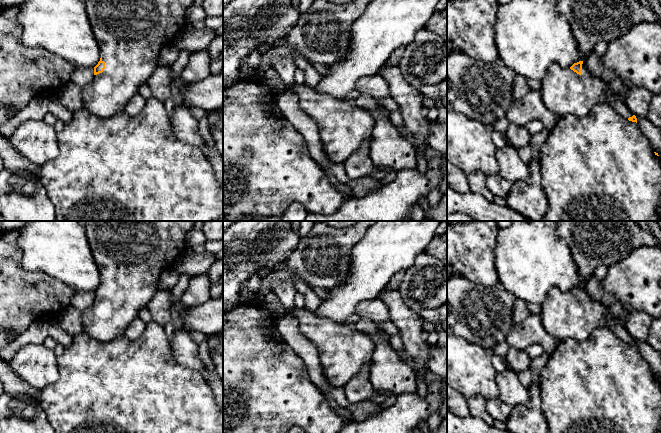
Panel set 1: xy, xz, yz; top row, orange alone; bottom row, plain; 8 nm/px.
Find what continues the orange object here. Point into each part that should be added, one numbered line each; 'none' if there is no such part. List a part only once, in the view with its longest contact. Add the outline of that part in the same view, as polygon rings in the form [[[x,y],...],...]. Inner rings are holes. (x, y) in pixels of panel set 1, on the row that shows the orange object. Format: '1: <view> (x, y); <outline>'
1: xy (131, 33); [[[85,0],[92,32],[99,44],[105,69],[82,87],[84,108],[92,114],[107,118],[125,109],[132,96],[155,71],[161,49],[174,44],[177,36],[188,27],[185,12],[194,0]]]

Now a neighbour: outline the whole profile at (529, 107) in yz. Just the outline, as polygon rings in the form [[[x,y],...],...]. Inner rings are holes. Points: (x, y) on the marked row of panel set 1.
[[[531,90],[522,98],[514,100],[505,117],[510,123],[523,126],[539,119],[549,131],[555,127],[559,118],[544,105],[538,90]]]

